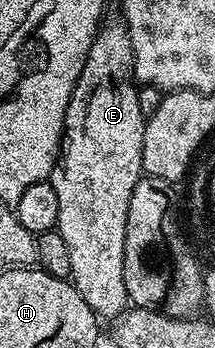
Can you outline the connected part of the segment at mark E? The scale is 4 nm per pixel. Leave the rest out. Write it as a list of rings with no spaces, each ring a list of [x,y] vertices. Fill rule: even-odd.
[[[121,19],[109,21],[99,28],[92,51],[88,51],[84,71],[80,71],[80,79],[72,91],[58,160],[54,162],[54,170],[50,172],[48,180],[60,203],[57,230],[68,247],[72,262],[69,280],[95,315],[102,319],[117,319],[128,308],[124,287],[124,235],[128,223],[128,202],[132,199],[132,191],[136,191],[136,183],[144,176],[142,152],[147,118],[140,111],[139,86],[132,76],[134,52],[126,23]]]

